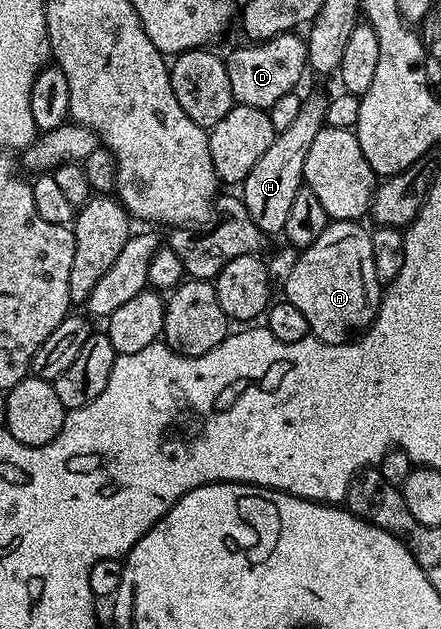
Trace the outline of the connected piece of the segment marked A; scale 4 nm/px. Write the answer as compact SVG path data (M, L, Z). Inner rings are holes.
M357 220L330 221L329 227L306 250L297 255L297 263L291 268L291 276L283 283L284 301L295 304L303 316L307 316L312 337L320 342L348 342L358 332L364 331L381 306L383 283L375 276L375 260L371 256L371 233Z

